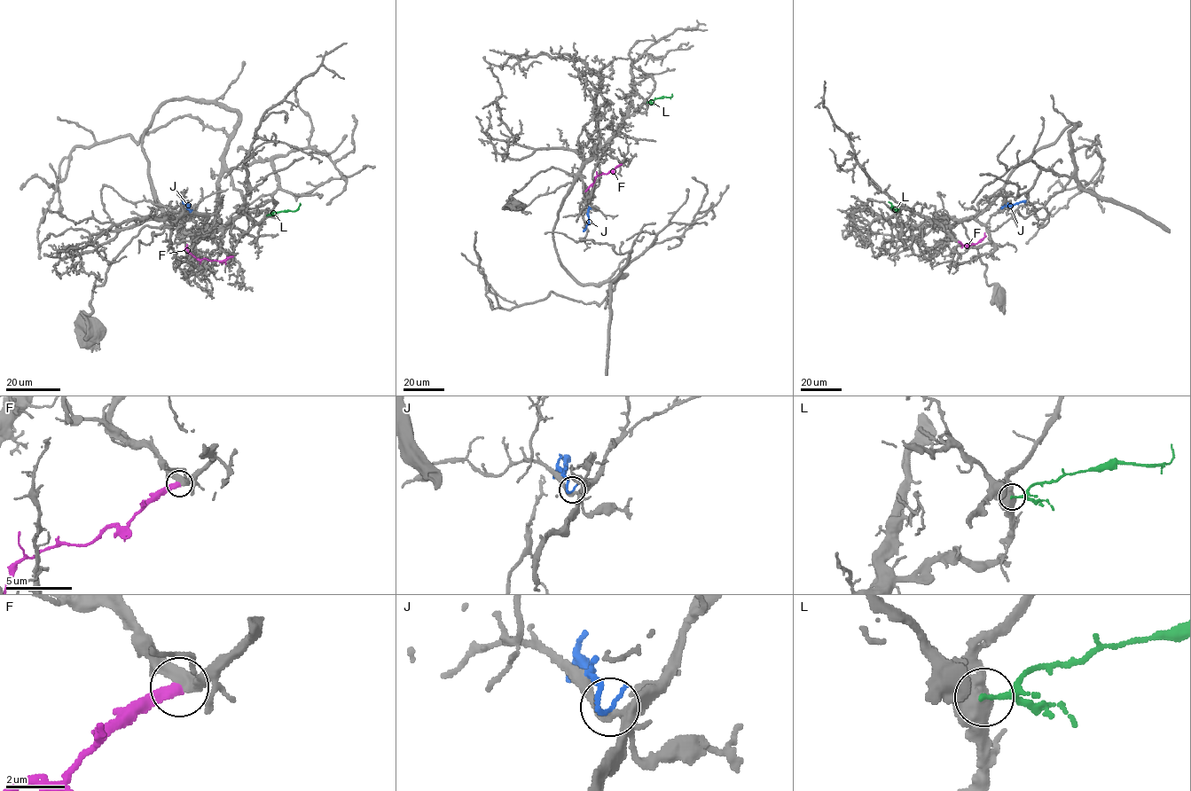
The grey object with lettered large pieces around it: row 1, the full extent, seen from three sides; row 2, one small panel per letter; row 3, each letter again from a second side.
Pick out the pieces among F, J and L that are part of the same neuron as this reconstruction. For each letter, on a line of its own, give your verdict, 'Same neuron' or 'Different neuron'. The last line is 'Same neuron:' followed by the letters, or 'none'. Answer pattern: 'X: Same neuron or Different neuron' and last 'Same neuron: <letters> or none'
F: Different neuron
J: Different neuron
L: Different neuron
Same neuron: none

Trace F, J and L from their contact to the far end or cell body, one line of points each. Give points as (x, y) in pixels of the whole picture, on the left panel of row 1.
F: (232, 256), (221, 261), (199, 260), (186, 248), (187, 244)
J: (191, 212), (189, 206), (182, 201)
L: (267, 215), (295, 211), (300, 203)

